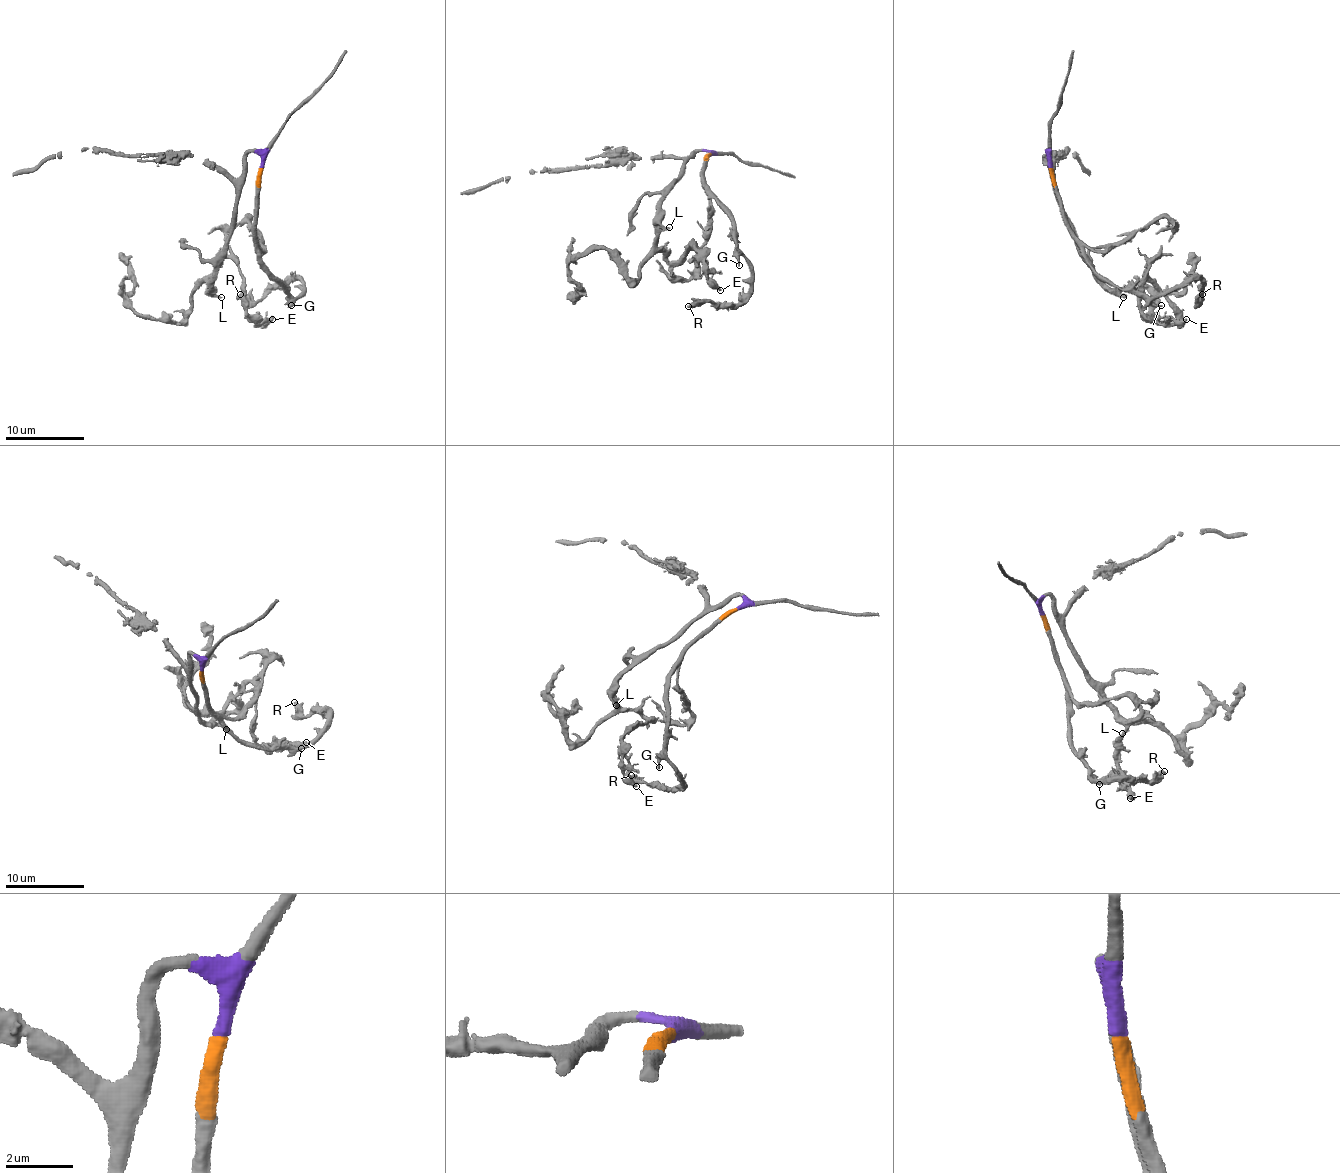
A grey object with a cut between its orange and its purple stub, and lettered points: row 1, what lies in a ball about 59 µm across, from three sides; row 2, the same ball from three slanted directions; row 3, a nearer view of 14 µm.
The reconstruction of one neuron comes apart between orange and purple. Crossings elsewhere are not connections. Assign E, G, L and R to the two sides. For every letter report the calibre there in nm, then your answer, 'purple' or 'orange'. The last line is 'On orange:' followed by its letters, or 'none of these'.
E: 320 nm | purple
G: 200 nm | orange
L: 240 nm | purple
R: 480 nm | orange
On orange: G, R

